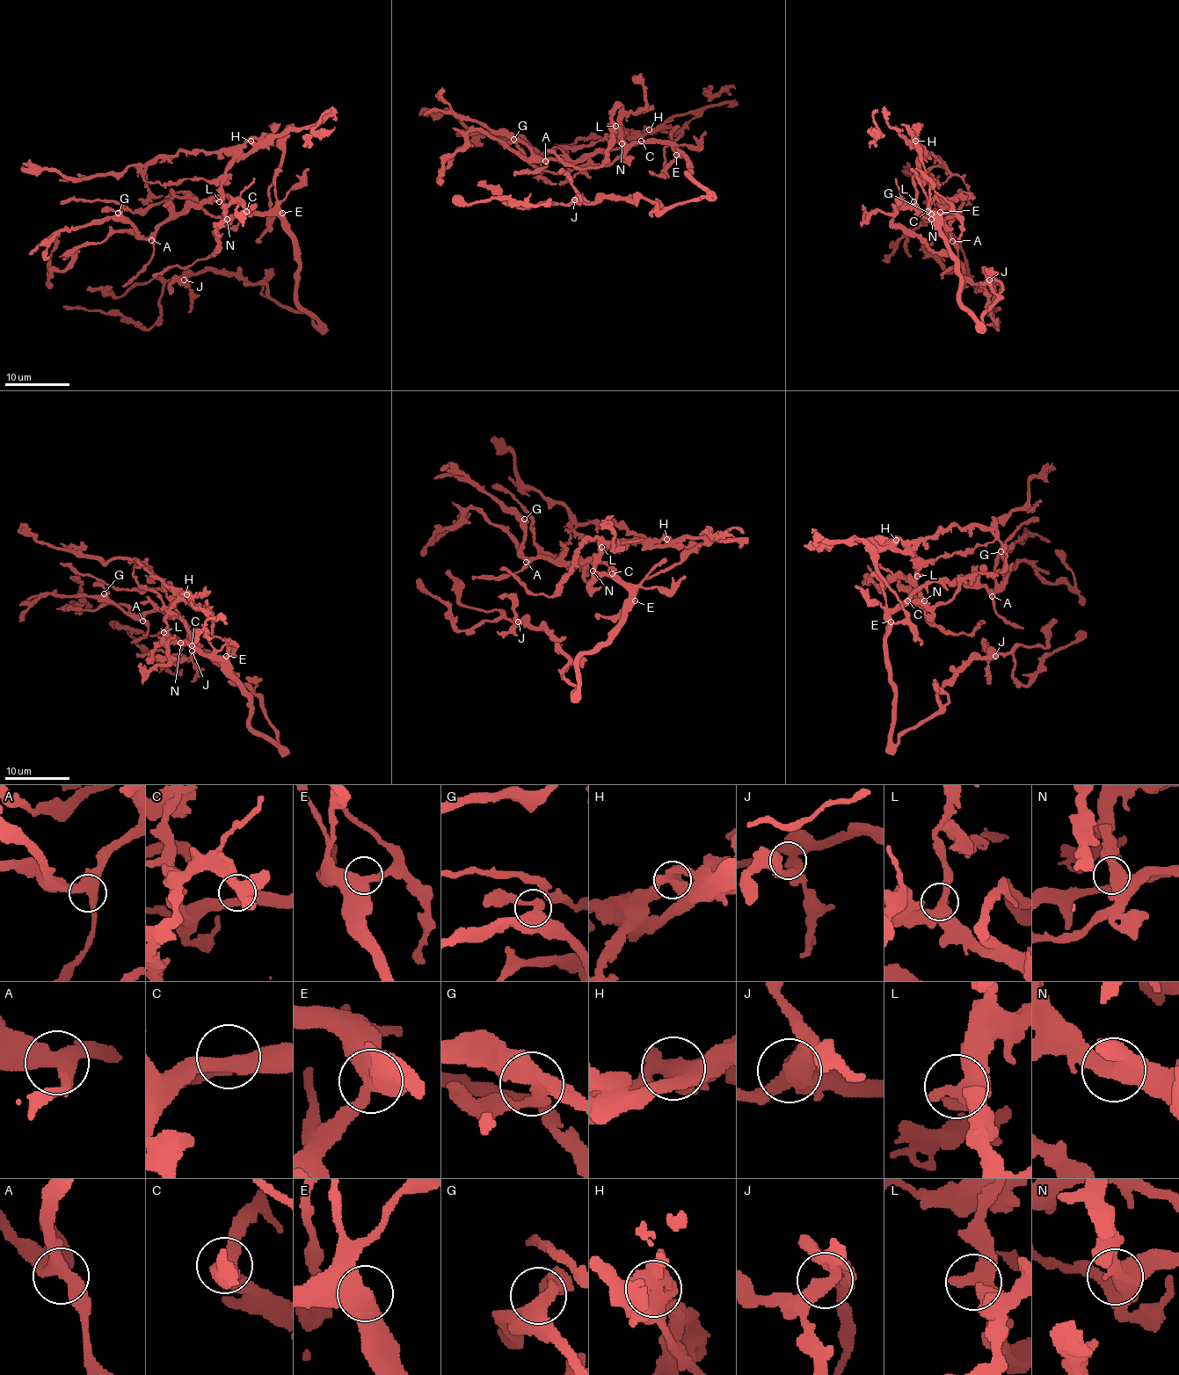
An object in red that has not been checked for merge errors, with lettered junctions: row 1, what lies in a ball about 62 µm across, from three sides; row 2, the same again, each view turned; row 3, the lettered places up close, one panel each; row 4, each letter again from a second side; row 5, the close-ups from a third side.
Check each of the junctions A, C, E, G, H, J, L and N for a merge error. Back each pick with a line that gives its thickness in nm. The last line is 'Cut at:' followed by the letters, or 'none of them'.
H: Thickness 600 nm
Cut at: H

